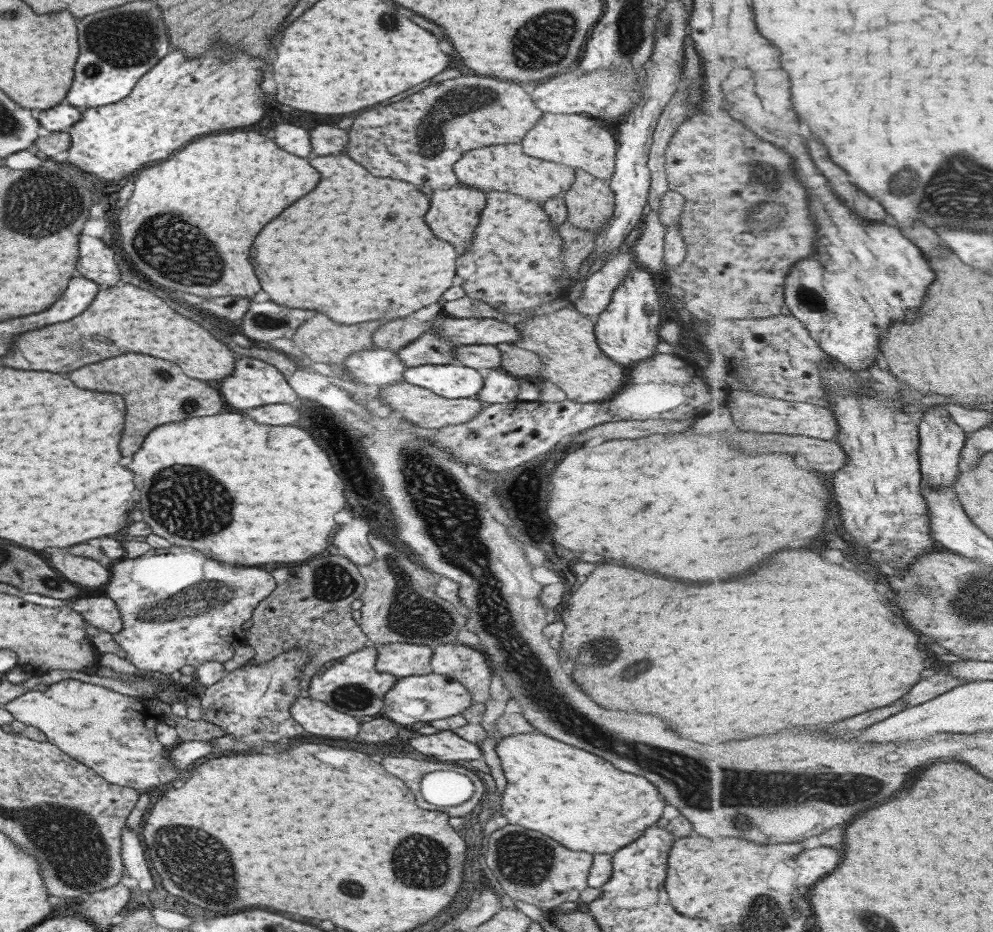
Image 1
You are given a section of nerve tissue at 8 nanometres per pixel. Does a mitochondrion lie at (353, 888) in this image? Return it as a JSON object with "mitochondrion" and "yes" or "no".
{"mitochondrion":"yes"}

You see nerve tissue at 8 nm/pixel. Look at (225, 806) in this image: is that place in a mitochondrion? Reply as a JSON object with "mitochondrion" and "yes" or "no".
{"mitochondrion":"no"}

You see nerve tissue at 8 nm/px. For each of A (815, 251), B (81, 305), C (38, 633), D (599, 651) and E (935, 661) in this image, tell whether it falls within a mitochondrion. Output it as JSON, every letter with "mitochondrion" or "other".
{"A":"other","B":"other","C":"other","D":"mitochondrion","E":"other"}

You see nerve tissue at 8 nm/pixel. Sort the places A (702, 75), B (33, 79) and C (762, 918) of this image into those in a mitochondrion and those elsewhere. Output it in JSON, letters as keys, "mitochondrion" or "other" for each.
{"A":"other","B":"other","C":"mitochondrion"}

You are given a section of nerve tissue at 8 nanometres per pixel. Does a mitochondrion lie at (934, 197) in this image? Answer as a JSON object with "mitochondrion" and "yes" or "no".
{"mitochondrion":"yes"}

